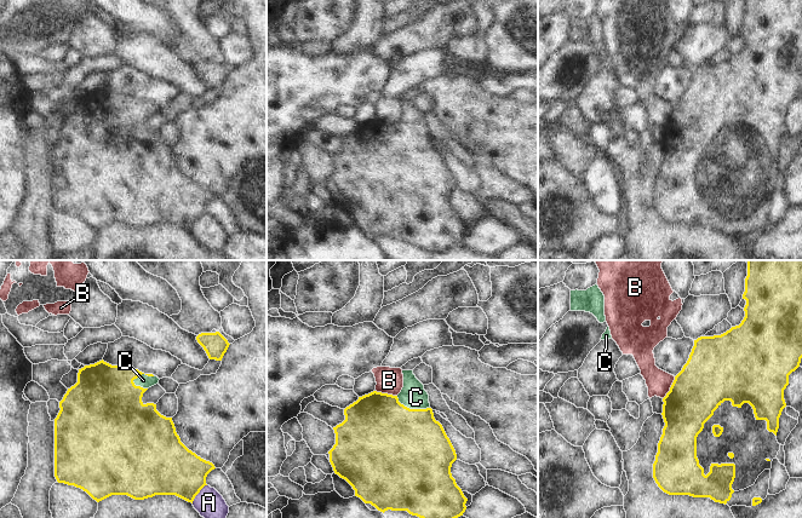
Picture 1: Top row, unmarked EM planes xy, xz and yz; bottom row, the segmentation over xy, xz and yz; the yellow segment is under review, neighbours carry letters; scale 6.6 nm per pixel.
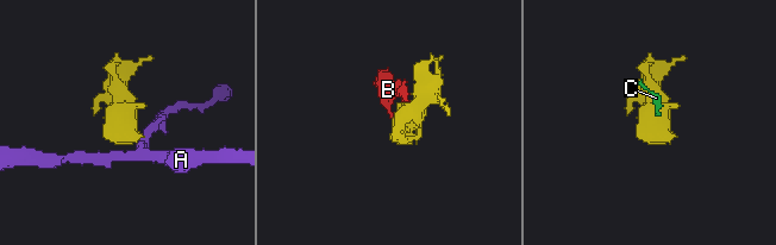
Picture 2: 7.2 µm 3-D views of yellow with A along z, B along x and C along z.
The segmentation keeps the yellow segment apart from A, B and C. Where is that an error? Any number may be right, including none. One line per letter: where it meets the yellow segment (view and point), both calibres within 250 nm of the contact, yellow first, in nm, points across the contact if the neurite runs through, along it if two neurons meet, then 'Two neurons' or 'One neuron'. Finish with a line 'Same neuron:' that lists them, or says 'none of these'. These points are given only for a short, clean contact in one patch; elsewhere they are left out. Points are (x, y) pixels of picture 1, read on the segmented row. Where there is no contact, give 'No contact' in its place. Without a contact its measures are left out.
A: Touches yellow at xy (198, 493). Thickness 360 nm (yellow) against 190 nm. Boundary: xy (206, 484), (192, 502). Two neurons
B: Touches yellow at yz (670, 387). Thickness 360 nm (yellow) against 160 nm. Boundary: yz (675, 377), (670, 390), (663, 398). Two neurons
C: Touches yellow at xy (143, 373). Thickness 320 nm (yellow) against 90 nm. Path across: xy (110, 391), (130, 384), (143, 373), (143, 380). One neuron
Same neuron: C

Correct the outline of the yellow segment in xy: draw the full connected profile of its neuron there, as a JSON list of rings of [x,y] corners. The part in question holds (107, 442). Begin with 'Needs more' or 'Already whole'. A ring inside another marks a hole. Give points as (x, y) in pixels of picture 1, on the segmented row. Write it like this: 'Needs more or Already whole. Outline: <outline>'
Needs more. Outline: [[[103,359],[79,369],[78,382],[68,388],[59,402],[61,410],[55,419],[55,477],[58,483],[80,488],[97,502],[111,495],[127,495],[134,500],[176,495],[193,503],[207,485],[207,474],[216,467],[181,442],[172,418],[161,415],[156,404],[142,402],[143,393],[159,380],[133,367],[111,366]]]

